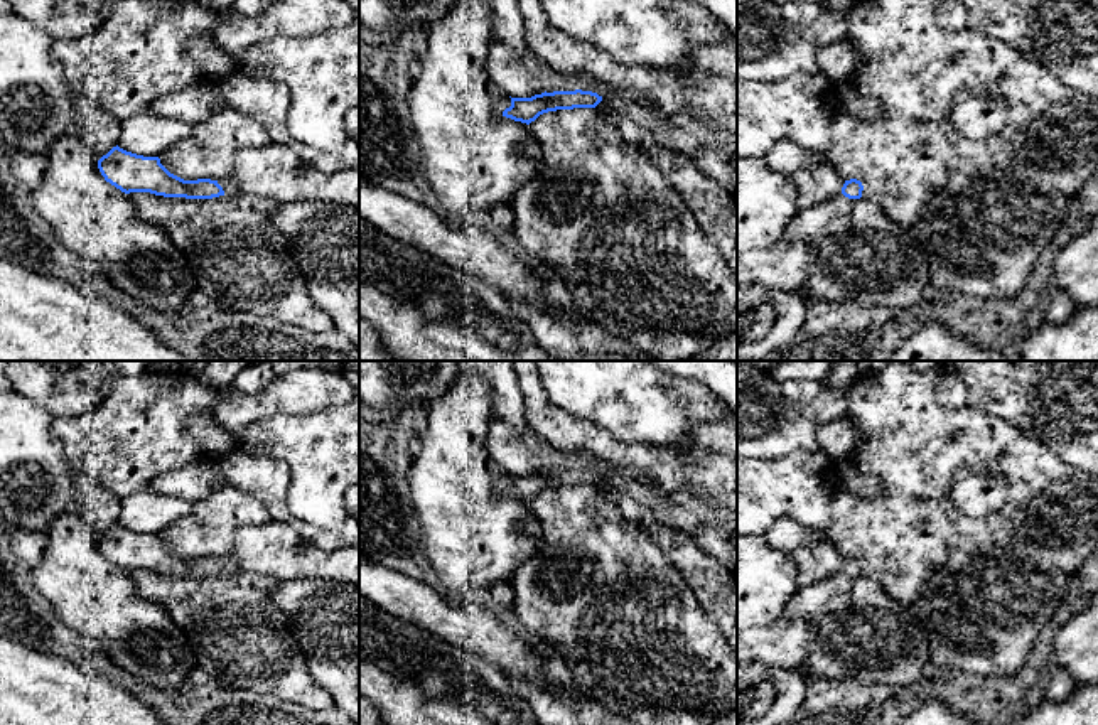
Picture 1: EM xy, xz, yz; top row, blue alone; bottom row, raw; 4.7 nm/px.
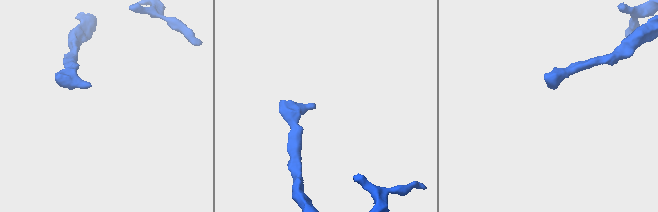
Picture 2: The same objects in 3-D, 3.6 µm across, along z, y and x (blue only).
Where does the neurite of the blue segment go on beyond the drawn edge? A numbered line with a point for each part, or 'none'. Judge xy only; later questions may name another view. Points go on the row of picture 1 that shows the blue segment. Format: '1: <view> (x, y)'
1: xy (230, 187)

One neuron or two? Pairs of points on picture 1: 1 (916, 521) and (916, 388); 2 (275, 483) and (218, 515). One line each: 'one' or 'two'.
1: one
2: two

